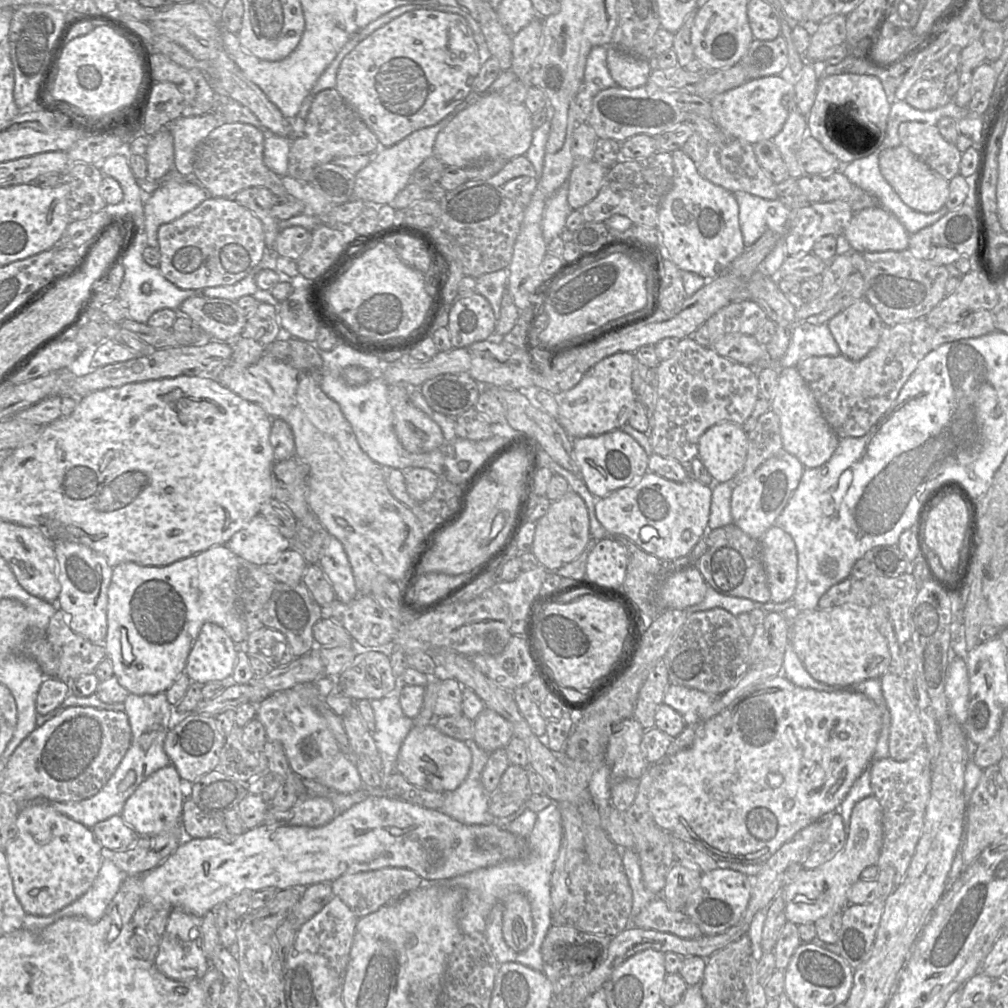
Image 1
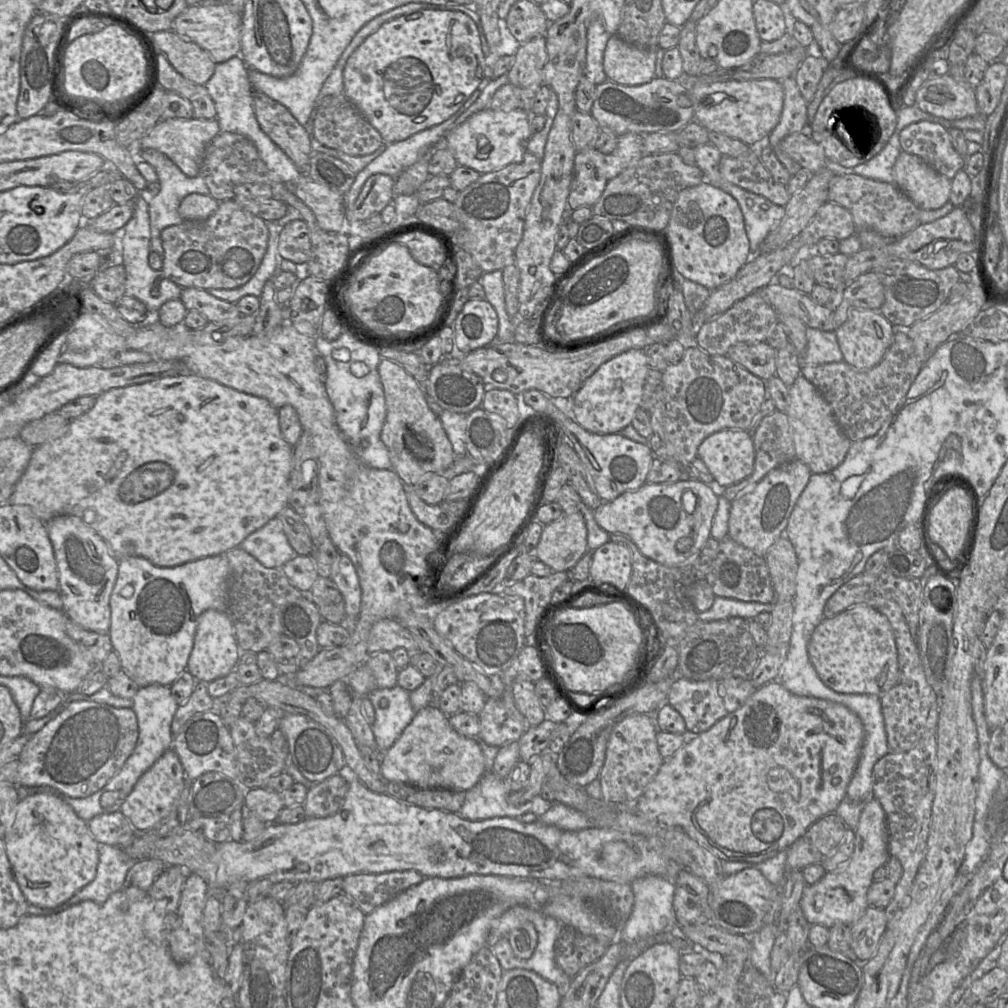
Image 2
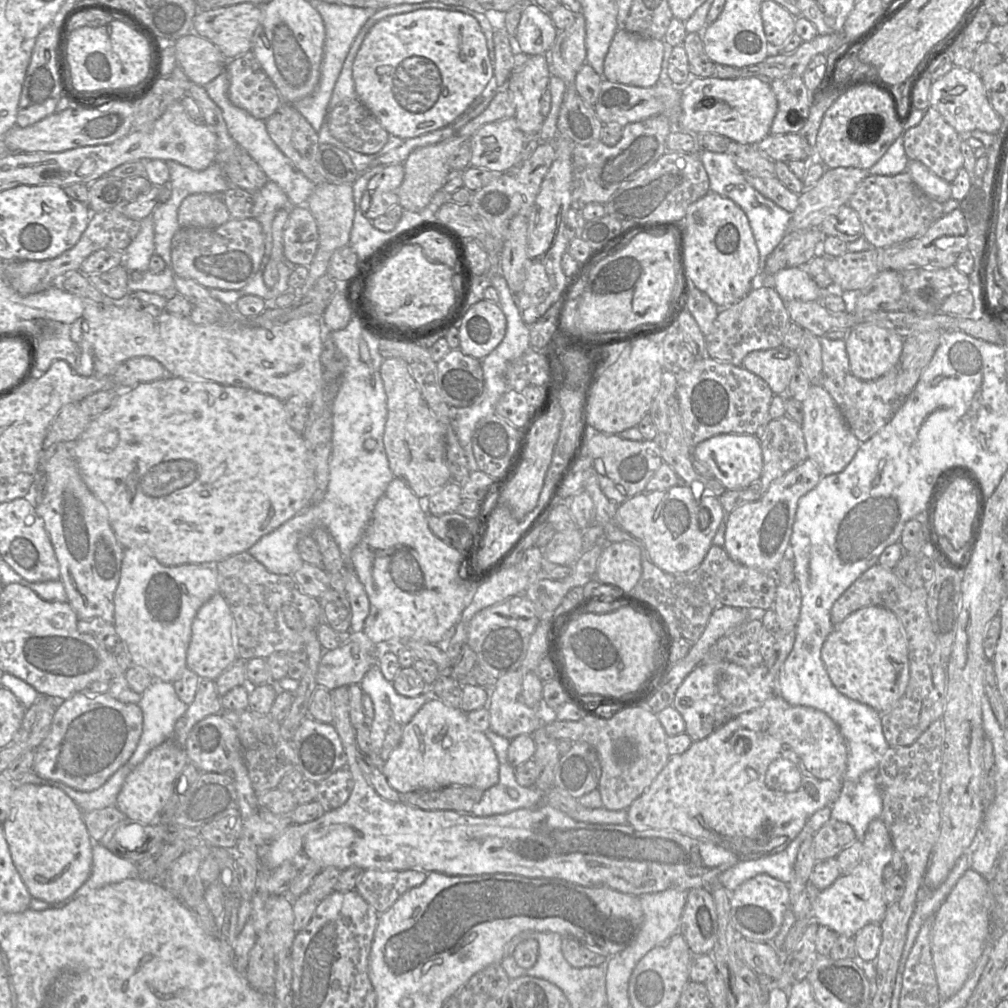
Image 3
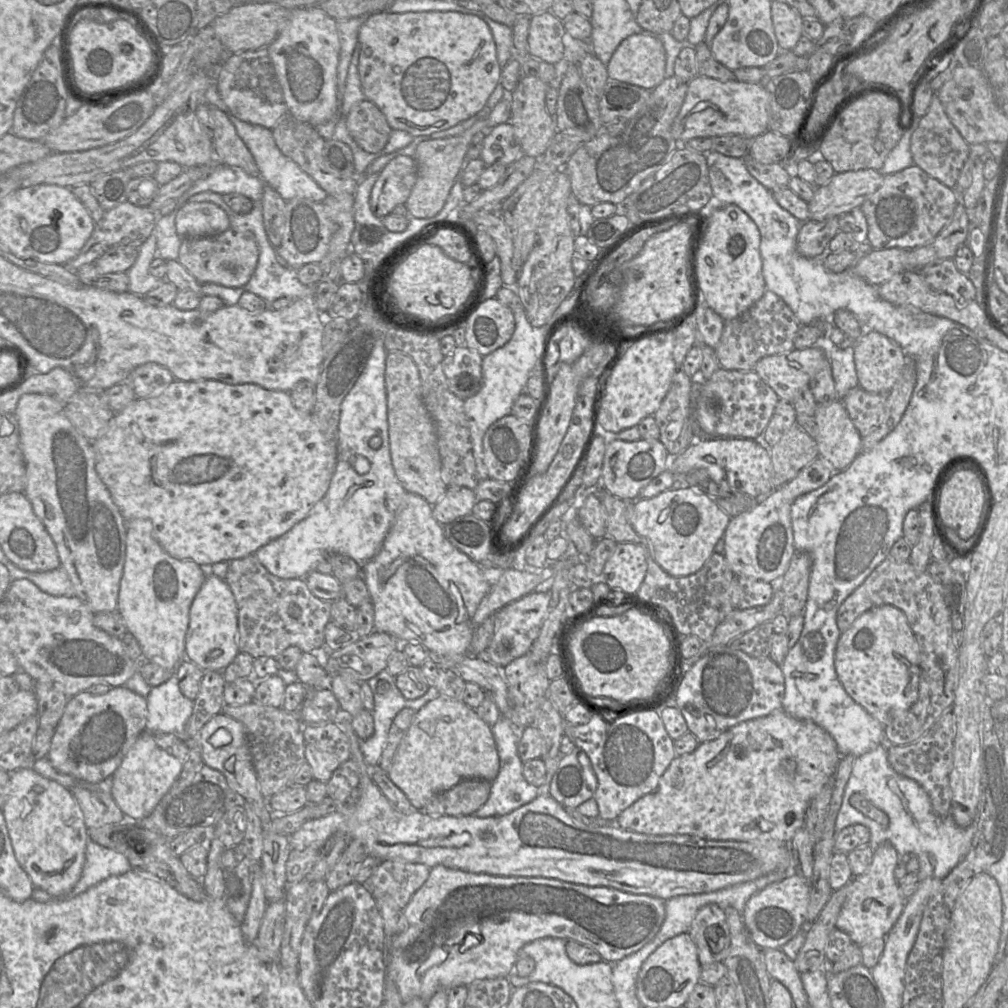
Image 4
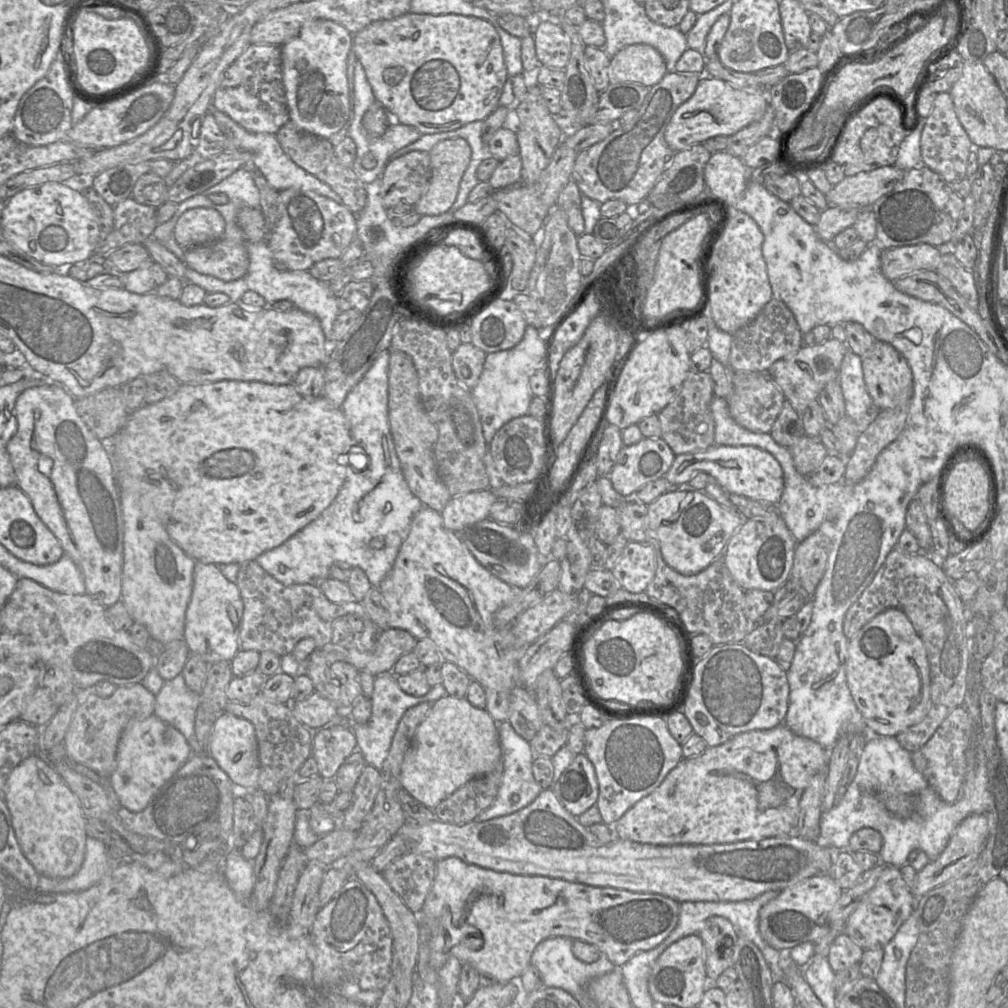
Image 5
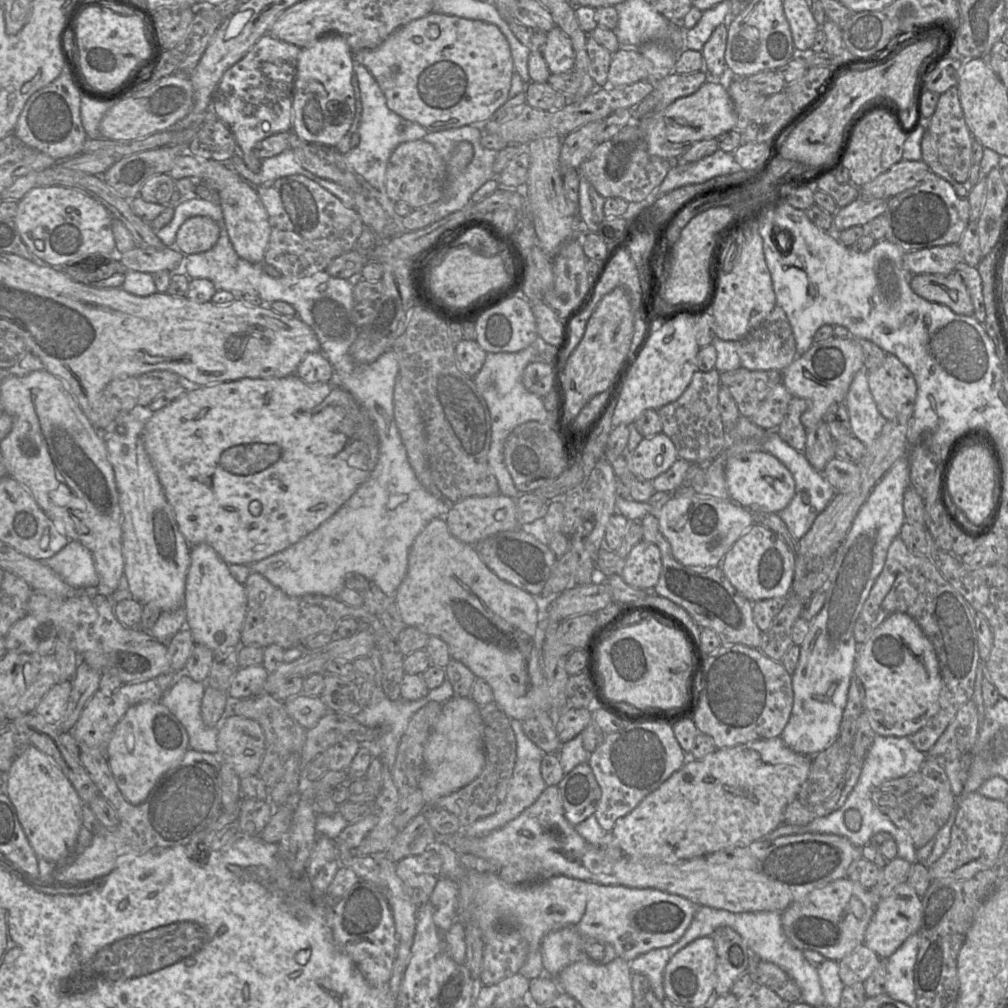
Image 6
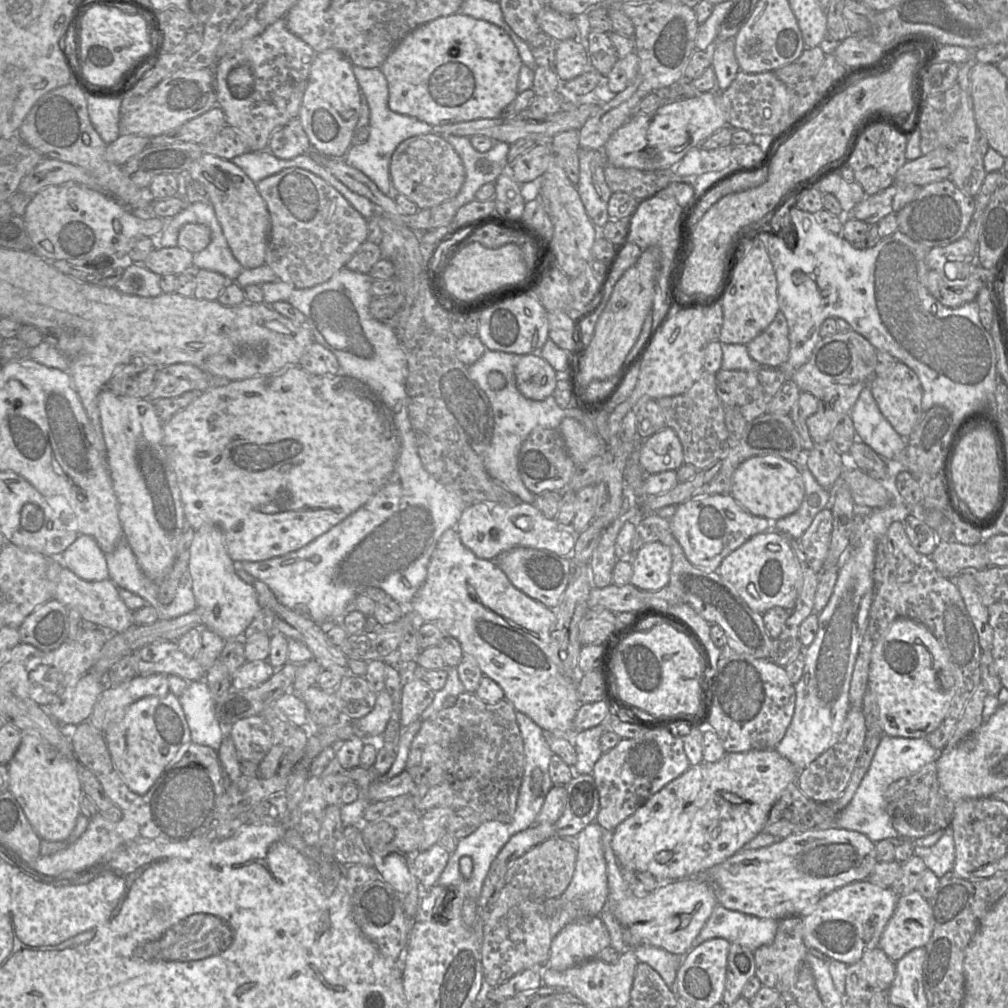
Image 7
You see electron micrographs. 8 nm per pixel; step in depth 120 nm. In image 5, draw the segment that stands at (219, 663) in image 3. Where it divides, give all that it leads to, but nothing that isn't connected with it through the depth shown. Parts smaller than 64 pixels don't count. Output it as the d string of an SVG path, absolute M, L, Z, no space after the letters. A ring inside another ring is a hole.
M196 562L193 587L185 615L184 637L190 654L212 664L232 661L240 650L240 632L244 604L238 586L222 574L213 563Z

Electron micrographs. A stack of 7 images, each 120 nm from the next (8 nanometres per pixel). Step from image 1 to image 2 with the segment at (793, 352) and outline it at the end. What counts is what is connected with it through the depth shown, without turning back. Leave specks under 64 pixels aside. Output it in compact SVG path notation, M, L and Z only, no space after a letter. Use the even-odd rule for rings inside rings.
M807 327L807 347L801 356L801 369L825 363L844 361L835 332Z

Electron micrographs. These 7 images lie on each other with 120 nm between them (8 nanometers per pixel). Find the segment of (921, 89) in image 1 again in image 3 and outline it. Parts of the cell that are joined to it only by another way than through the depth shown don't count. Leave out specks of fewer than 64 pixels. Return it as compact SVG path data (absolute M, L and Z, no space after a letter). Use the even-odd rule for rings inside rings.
M954 66L944 76L933 81L929 102L959 134L974 130L995 134L1001 127L1002 118L991 106L980 75L972 70Z

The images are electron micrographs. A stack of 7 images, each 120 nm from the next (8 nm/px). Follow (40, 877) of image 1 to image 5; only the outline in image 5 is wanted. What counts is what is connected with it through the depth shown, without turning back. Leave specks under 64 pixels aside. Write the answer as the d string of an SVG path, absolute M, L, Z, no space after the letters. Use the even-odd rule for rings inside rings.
M35 753L6 774L3 798L22 853L39 875L68 878L84 861L86 817L77 796L70 790L46 756Z

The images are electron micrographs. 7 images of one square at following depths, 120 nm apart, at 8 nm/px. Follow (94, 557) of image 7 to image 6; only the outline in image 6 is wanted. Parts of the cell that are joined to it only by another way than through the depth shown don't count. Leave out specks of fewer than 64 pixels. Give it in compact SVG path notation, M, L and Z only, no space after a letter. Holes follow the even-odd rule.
M70 540L53 557L39 561L48 565L72 587L100 587L100 579L96 571L93 556L79 541Z

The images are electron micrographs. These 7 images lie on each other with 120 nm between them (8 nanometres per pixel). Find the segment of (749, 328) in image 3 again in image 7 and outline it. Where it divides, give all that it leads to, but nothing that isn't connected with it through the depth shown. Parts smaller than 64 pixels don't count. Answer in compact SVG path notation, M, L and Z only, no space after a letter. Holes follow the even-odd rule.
M779 311L769 326L746 346L750 357L762 366L781 367L790 352L789 329L783 312Z

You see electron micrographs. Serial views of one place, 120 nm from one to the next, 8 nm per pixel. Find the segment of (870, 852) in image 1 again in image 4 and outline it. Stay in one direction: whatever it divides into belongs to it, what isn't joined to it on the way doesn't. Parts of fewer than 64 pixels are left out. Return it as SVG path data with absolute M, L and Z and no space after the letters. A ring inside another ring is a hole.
M889 841L881 843L873 853L870 867L863 874L854 876L847 884L847 896L836 921L836 928L847 933L852 942L858 946L866 945L876 939L885 938L903 912L905 898L894 877L898 853Z

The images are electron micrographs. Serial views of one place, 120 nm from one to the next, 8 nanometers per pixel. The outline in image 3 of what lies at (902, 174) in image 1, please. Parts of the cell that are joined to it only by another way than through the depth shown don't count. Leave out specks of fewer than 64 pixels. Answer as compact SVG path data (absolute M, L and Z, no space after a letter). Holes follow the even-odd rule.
M909 160L906 171L915 185L931 199L944 203L951 198L951 183L935 175L923 163Z

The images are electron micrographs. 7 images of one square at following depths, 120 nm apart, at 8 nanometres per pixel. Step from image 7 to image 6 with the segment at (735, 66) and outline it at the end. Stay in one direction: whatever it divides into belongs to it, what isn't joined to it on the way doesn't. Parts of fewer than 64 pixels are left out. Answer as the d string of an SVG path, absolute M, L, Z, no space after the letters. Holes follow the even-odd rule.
M724 23L719 24L701 50L707 72L711 77L723 82L725 85L726 81L734 76L727 70L724 58L727 32L728 26Z

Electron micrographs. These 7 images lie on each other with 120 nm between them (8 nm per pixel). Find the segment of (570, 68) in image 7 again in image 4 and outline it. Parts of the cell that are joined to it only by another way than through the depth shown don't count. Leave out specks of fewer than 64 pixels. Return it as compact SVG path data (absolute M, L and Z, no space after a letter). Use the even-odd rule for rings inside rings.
M551 11L533 15L530 18L528 32L528 53L529 55L541 59L547 63L555 64L564 57L566 41L570 39L561 19Z

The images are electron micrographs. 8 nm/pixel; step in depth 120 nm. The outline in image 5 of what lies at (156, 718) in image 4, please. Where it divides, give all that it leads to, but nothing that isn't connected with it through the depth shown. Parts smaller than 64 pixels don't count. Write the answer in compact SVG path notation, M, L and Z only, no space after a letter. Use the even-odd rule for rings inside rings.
M182 673L164 682L162 688L155 695L154 715L179 730L192 749L192 753L201 753L201 745L195 735L195 716L200 704L200 694L193 692L185 683Z

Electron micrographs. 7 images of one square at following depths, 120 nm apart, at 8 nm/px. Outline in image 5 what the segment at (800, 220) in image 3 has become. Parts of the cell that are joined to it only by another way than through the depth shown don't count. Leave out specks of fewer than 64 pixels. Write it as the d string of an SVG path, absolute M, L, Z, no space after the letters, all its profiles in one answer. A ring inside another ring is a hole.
M884 166L845 176L825 195L827 203L839 208L870 208L880 197L894 189L905 172L896 166Z

